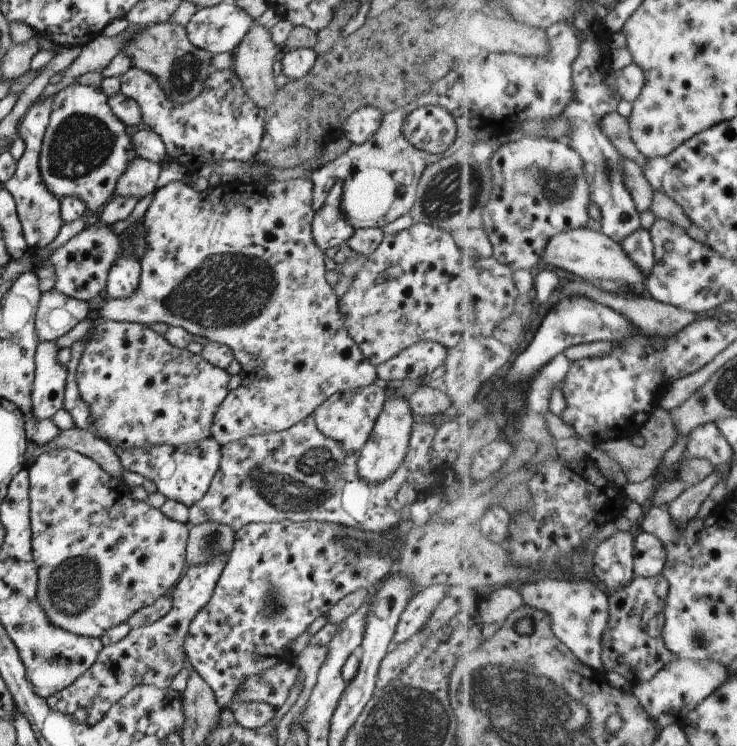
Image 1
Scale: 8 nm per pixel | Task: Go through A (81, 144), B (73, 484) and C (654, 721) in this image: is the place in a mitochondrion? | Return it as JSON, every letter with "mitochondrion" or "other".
{"A":"mitochondrion","B":"other","C":"other"}

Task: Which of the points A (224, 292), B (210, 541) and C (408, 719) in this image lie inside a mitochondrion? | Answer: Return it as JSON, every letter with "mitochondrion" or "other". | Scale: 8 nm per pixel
{"A":"mitochondrion","B":"mitochondrion","C":"mitochondrion"}

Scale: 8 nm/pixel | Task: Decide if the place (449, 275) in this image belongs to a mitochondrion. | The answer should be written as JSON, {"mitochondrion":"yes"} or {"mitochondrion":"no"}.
{"mitochondrion":"no"}

